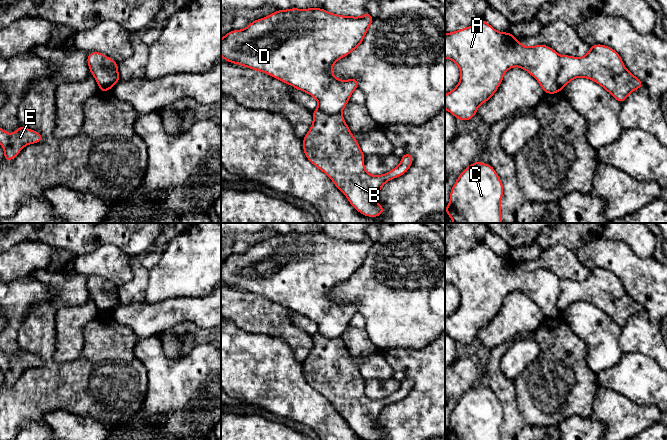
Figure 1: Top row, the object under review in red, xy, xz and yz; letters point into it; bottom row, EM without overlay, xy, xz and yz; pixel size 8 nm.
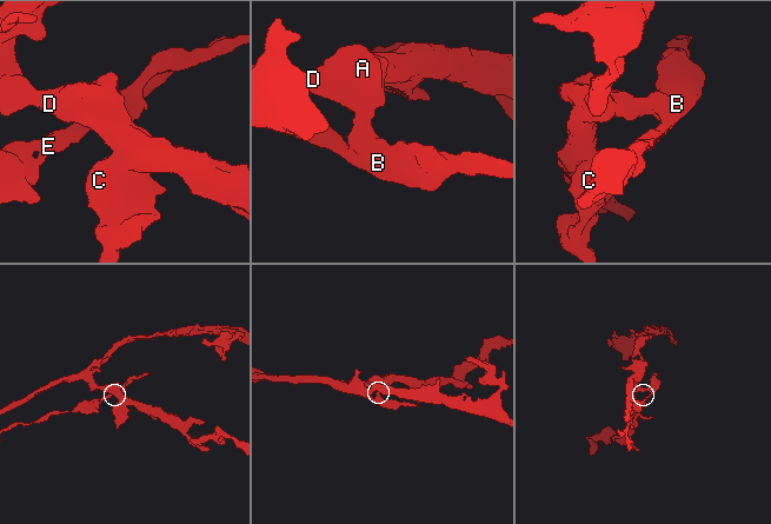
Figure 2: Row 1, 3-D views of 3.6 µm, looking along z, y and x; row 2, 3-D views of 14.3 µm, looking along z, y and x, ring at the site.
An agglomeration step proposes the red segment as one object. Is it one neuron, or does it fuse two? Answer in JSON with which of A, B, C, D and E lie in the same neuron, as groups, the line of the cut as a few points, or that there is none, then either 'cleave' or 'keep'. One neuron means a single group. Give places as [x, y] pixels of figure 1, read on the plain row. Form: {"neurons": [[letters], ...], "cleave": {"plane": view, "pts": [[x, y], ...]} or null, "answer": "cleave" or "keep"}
{"neurons": [["A", "C", "D"], ["B", "E"]], "cleave": {"plane": "yz", "pts": [[560, 280], [557, 308], [561, 313]]}, "answer": "cleave"}

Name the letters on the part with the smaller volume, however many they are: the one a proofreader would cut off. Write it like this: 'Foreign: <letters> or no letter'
Foreign: B, E

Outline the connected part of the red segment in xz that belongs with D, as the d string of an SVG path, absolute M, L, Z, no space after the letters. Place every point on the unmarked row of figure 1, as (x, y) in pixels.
M323 232L277 234L262 243L252 245L242 254L231 254L224 259L221 263L221 280L229 287L264 296L308 317L318 325L318 332L326 338L339 338L349 326L353 315L358 312L359 305L356 302L339 304L333 298L332 292L337 284L361 269L373 244L369 236L353 241L333 238Z

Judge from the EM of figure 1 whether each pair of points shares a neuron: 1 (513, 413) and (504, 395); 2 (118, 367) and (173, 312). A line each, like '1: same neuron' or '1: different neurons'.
1: same neuron
2: different neurons

